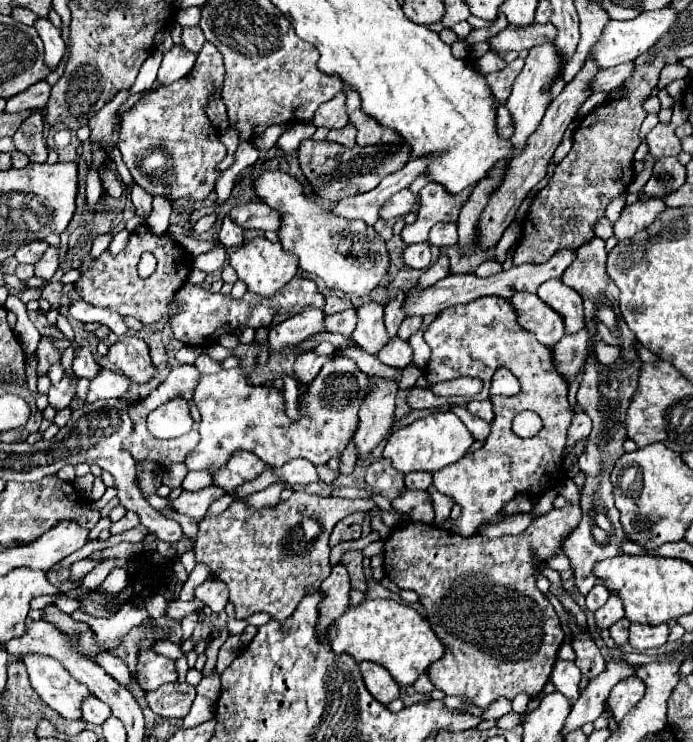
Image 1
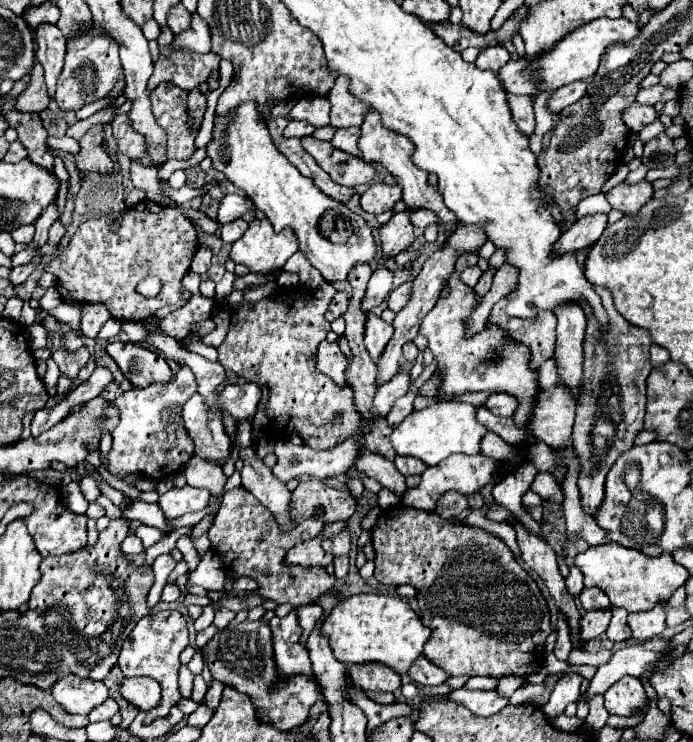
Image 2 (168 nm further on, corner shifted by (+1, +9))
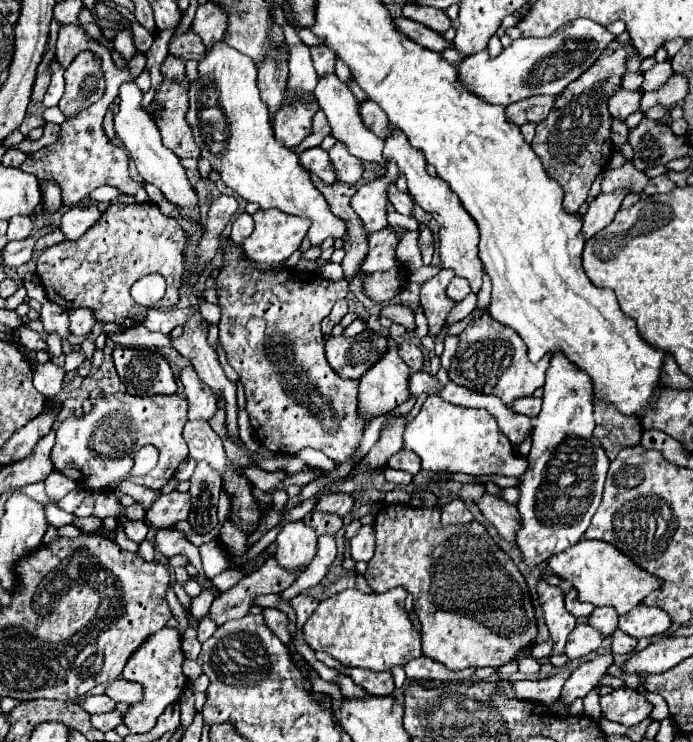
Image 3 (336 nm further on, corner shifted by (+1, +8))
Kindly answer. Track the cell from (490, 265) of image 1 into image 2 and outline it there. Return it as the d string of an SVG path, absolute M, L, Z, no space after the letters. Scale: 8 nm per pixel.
M476 264L476 266L472 266L472 268L466 268L466 270L460 274L460 280L462 280L466 286L472 286L472 288L474 288L480 276L482 276L482 270L480 270L480 266Z

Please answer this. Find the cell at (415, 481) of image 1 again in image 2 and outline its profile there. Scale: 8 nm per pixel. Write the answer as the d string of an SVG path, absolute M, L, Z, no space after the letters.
M398 456L396 458L396 468L404 474L404 476L414 476L414 474L424 474L424 470L428 468L422 460L418 458L404 458L404 456Z

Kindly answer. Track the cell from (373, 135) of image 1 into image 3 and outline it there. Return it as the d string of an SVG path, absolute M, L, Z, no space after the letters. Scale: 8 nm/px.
M394 129L394 133L384 139L386 147L384 147L384 159L392 159L396 161L398 169L406 173L408 179L408 191L412 195L412 199L416 201L416 205L420 205L424 211L428 211L440 225L440 259L442 259L442 267L452 269L456 277L464 277L470 283L472 293L480 293L482 287L482 263L478 259L478 227L474 223L474 219L464 211L464 207L460 205L460 199L456 197L456 193L450 191L450 187L446 185L446 181L440 181L440 177L430 177L426 173L426 159L420 151L416 151L414 147L410 147L406 135L400 129Z

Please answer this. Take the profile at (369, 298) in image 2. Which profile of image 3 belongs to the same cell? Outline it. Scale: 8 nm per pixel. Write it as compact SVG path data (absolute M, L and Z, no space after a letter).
M386 305L386 307L382 307L382 315L388 317L392 323L402 323L408 331L416 329L414 313L410 309L404 309L402 305Z

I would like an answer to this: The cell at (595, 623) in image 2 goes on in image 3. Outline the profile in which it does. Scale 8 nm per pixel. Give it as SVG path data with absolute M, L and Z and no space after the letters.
M576 625L576 629L568 635L568 643L566 643L566 657L568 659L580 659L584 655L590 655L592 651L596 651L602 643L602 635L596 633L594 627L590 625Z

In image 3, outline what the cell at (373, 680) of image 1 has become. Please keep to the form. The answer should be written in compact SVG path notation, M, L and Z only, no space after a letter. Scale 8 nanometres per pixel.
M350 669L350 677L368 695L392 695L394 691L394 679L390 671L372 673L368 669Z

